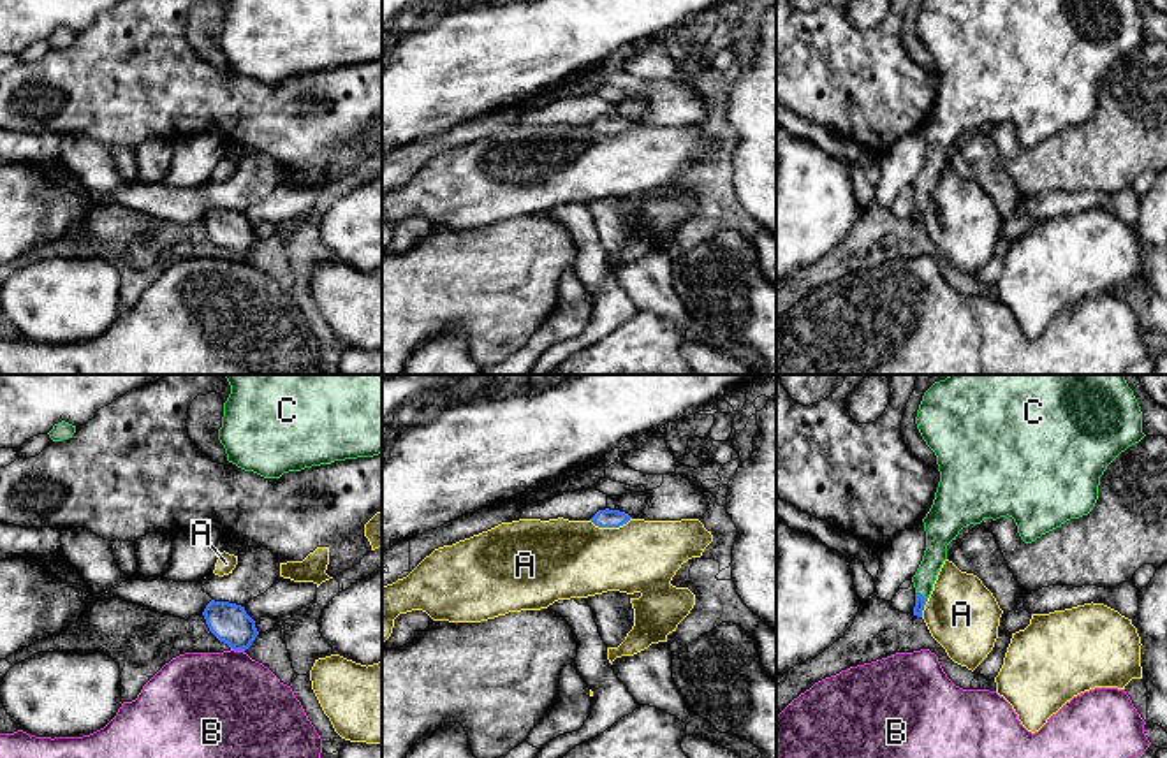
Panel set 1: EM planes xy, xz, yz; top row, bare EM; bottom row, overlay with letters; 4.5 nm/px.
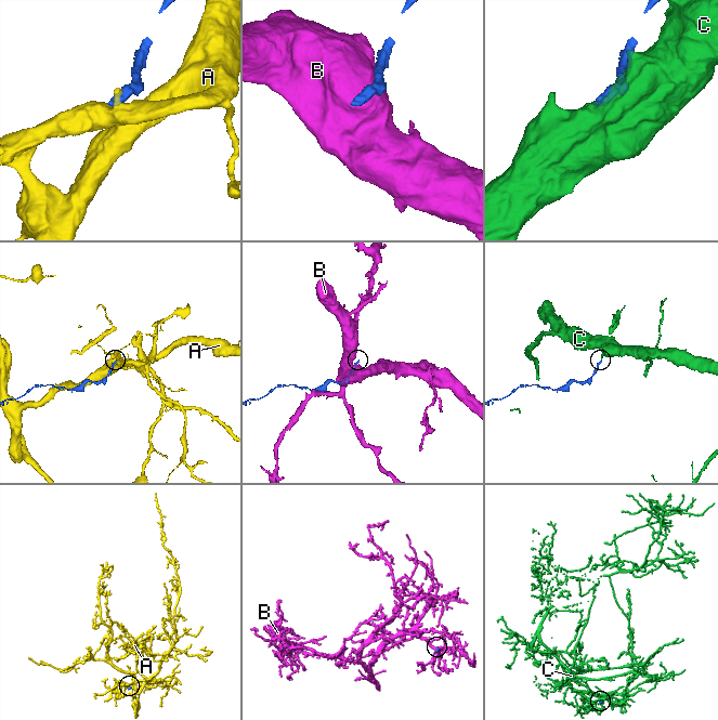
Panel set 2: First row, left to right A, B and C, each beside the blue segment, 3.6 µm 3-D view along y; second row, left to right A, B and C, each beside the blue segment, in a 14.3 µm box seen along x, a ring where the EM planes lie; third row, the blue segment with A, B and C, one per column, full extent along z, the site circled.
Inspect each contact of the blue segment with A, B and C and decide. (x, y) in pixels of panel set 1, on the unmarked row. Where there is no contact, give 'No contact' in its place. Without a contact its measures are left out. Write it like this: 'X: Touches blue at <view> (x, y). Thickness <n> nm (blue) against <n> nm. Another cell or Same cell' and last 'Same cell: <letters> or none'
A: Touches blue at xz (609, 132). Thickness 80 nm (blue) against 360 nm. Another cell
B: Touches blue at xy (238, 255). Thickness 180 nm (blue) against 460 nm. Another cell
C: Touches blue at yz (921, 201). Thickness 50 nm (blue) against 100 nm. Same cell
Same cell: C

